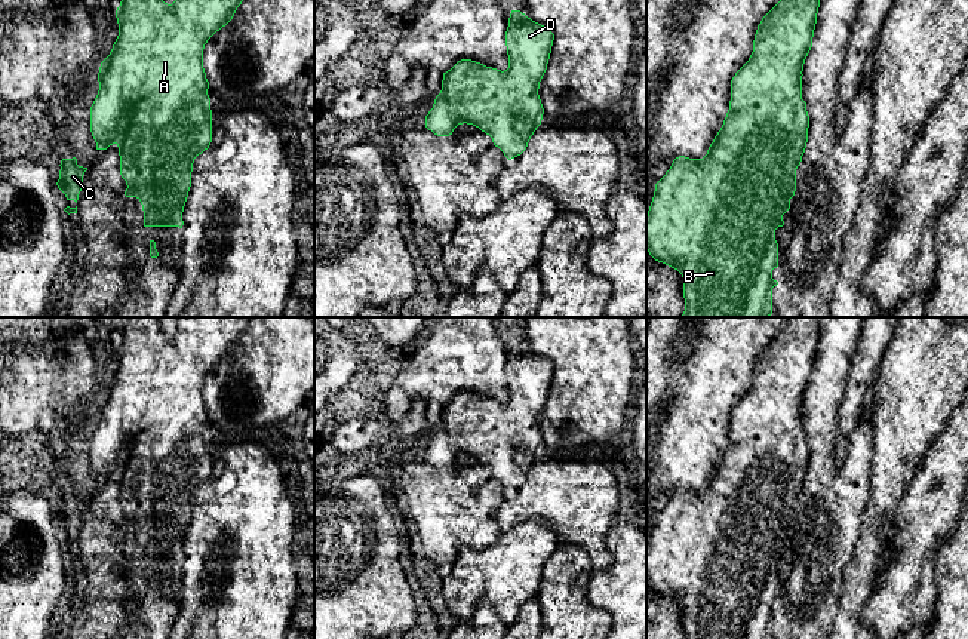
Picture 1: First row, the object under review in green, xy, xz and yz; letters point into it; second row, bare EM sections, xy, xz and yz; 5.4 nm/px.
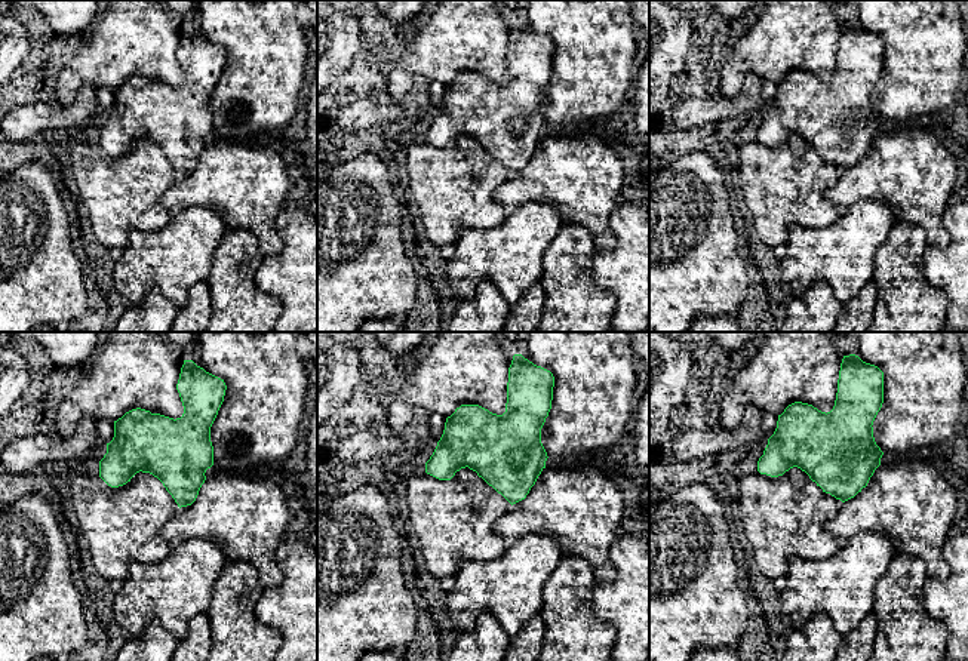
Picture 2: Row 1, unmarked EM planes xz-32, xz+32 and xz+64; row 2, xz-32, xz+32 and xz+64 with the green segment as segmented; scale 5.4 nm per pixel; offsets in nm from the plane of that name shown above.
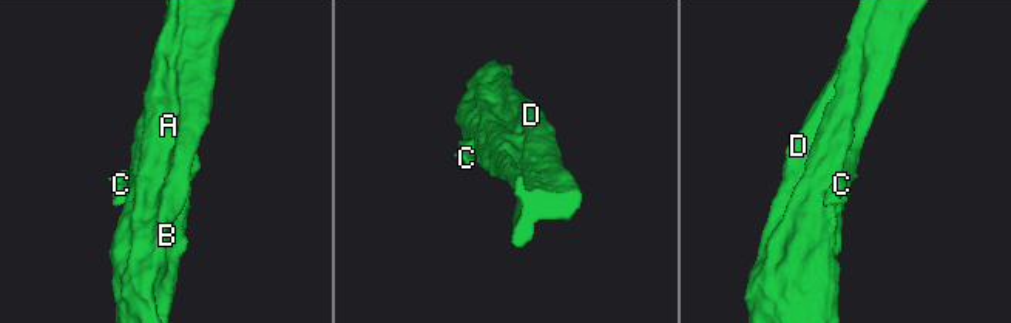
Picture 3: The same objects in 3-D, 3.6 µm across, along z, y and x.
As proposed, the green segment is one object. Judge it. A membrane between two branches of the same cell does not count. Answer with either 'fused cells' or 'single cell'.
single cell

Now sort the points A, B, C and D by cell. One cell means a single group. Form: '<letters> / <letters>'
A B C D

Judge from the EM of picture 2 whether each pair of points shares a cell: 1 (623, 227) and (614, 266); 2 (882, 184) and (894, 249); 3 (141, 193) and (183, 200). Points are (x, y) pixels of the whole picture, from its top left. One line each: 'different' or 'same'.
1: same
2: different
3: different

